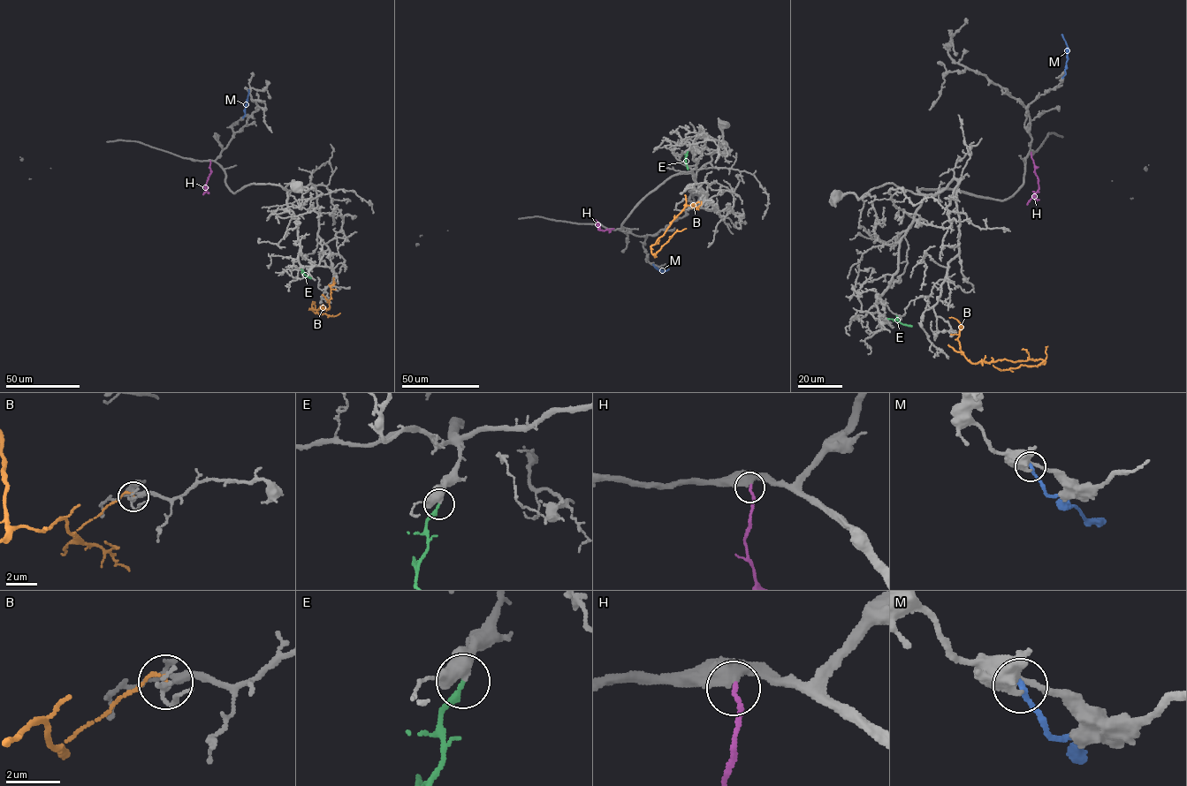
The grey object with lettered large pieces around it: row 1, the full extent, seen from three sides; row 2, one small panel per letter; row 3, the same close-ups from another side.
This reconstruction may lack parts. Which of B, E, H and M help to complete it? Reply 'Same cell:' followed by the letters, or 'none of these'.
Same cell: E

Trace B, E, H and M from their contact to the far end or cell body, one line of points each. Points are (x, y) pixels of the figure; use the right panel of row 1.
B: (951, 334), (959, 335), (961, 351), (972, 363), (1003, 358), (1042, 359), (1045, 362), (1001, 370), (992, 365)
E: (888, 318), (912, 326)
H: (1031, 153), (1038, 189), (1027, 204)
M: (1062, 78), (1065, 73), (1068, 48), (1061, 34)

